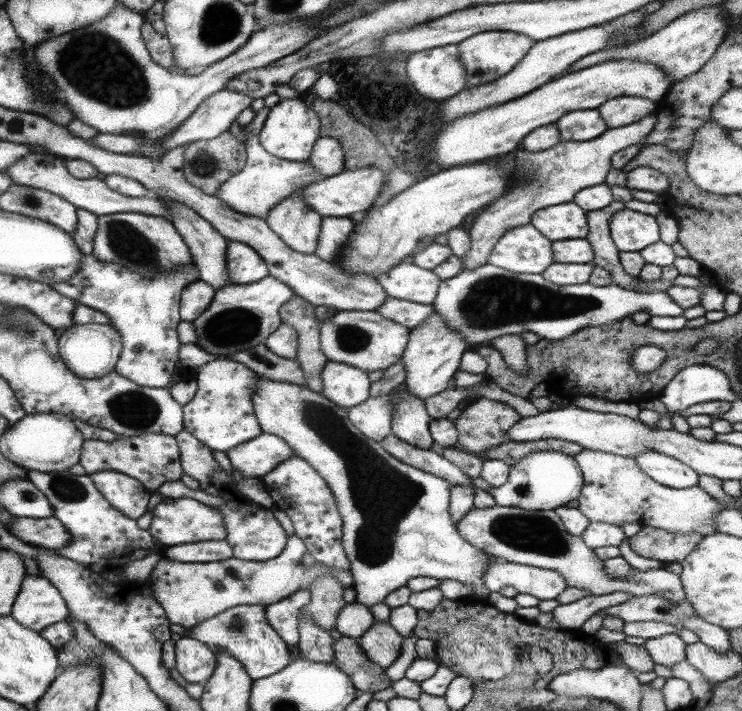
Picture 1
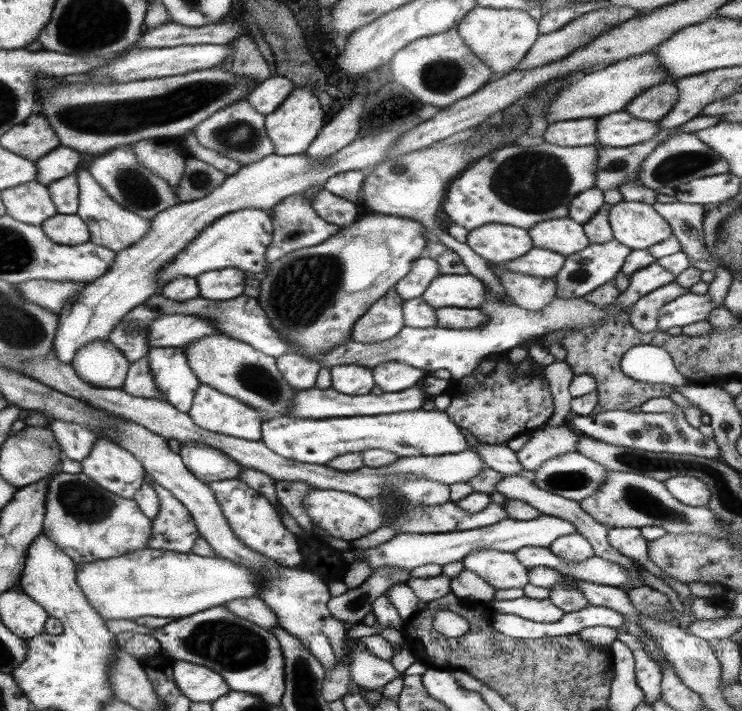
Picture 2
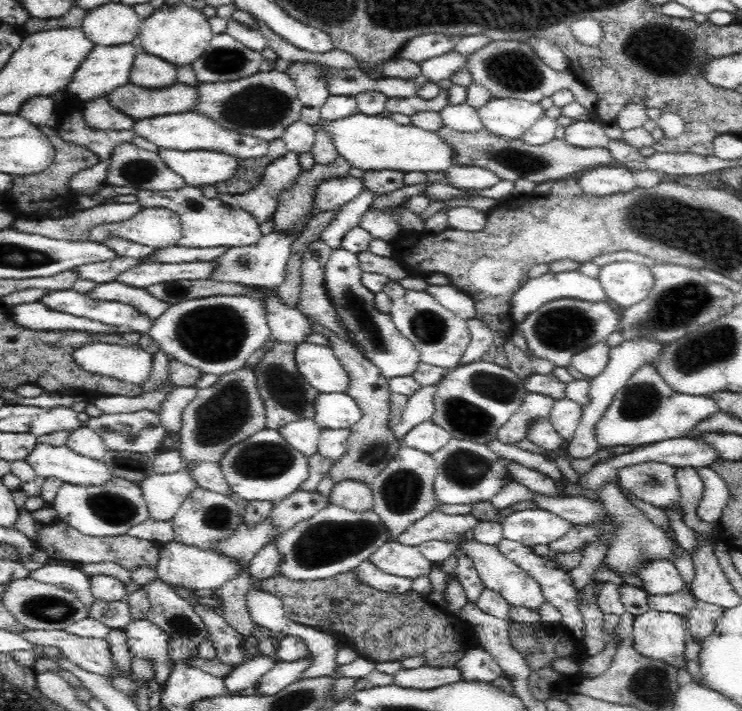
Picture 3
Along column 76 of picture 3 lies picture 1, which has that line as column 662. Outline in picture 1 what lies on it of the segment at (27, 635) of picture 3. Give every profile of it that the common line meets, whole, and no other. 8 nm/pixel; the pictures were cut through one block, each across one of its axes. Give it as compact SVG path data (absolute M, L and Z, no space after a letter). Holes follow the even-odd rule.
M673 632L659 636L659 638L644 640L642 647L651 658L651 662L665 668L671 669L685 658L686 644Z

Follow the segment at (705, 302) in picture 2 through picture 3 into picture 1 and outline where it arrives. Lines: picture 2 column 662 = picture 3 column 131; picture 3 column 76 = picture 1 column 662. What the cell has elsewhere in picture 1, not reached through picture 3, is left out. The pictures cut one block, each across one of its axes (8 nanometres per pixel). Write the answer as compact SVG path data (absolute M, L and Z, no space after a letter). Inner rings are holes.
M488 263L473 270L462 270L440 281L435 298L445 327L455 331L468 346L491 342L504 335L521 336L527 331L539 336L539 339L559 341L575 335L581 329L601 328L622 318L630 318L638 310L650 316L671 318L681 316L683 312L666 291L640 293L613 283L595 286L589 281L559 286L538 274L508 272Z

